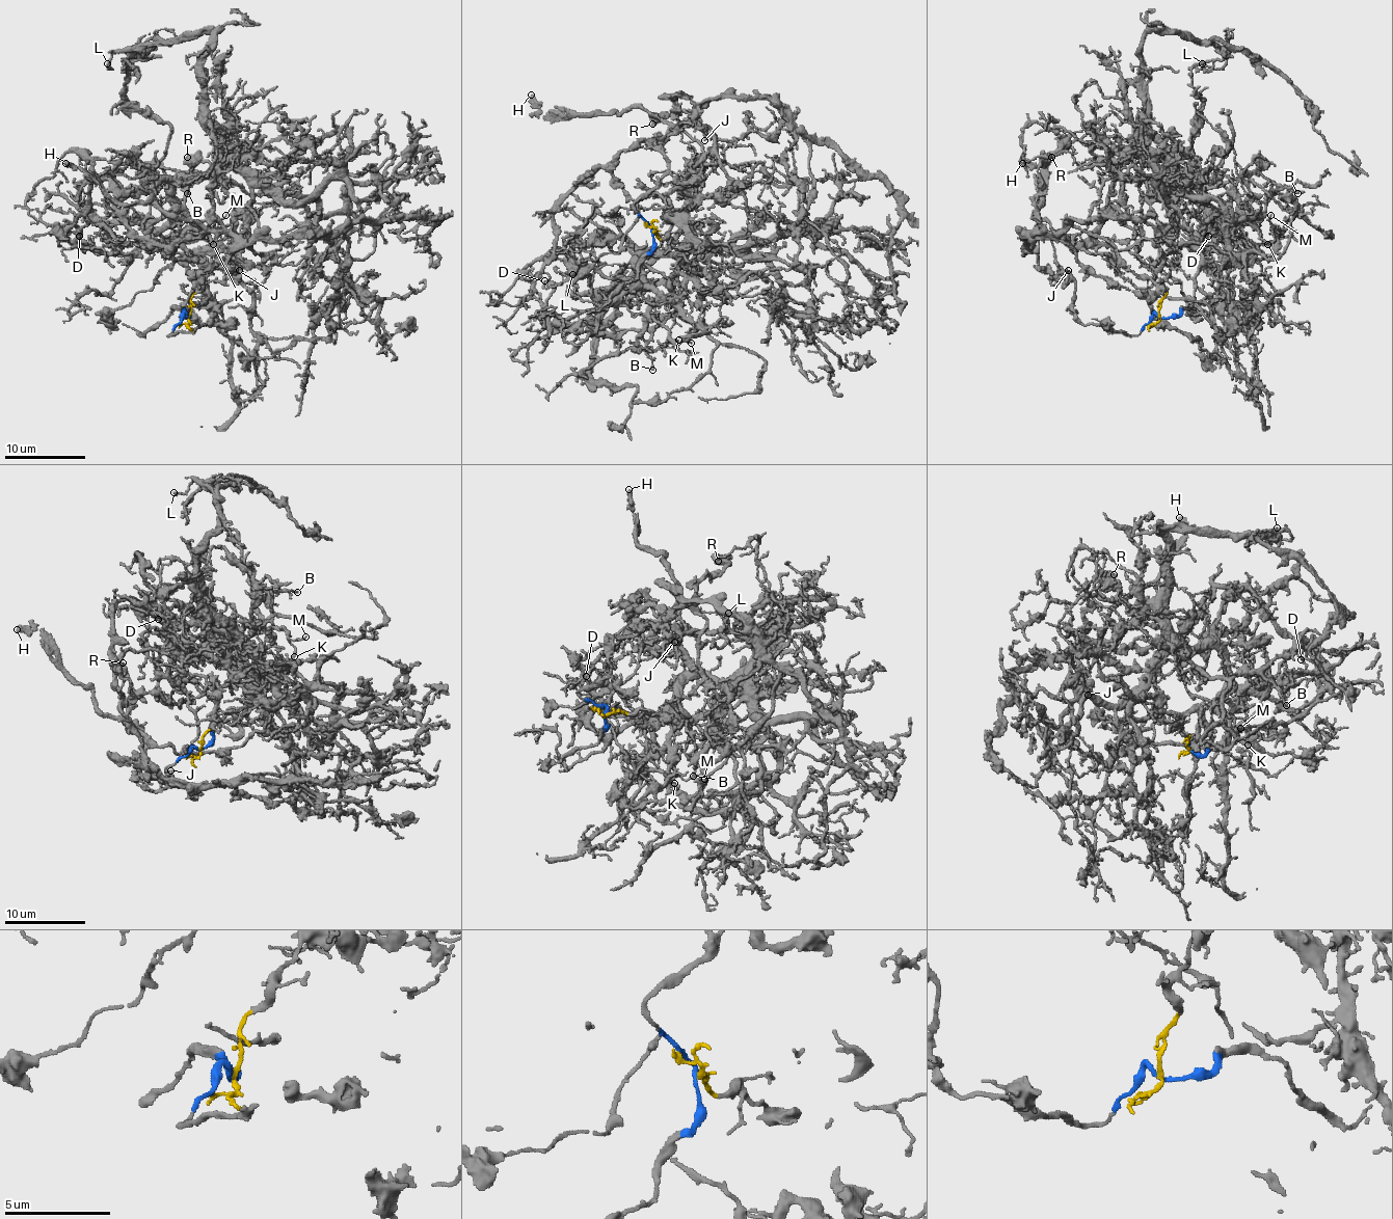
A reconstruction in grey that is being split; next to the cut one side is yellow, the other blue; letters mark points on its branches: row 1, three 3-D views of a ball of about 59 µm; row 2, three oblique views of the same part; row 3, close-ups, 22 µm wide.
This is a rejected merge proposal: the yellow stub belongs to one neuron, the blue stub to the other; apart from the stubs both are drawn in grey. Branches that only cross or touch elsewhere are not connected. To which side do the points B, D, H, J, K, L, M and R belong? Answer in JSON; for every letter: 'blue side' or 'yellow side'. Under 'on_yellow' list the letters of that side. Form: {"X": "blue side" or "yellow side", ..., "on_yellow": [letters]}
{"B": "yellow side", "D": "yellow side", "H": "blue side", "J": "blue side", "K": "yellow side", "L": "yellow side", "M": "yellow side", "R": "blue side", "on_yellow": ["B", "D", "K", "L", "M"]}

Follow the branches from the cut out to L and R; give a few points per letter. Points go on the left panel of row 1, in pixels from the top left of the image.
L: (188, 317), (250, 202), (250, 172), (208, 114), (203, 50), (218, 31), (117, 50), (107, 63)
R: (186, 317), (168, 335), (203, 323), (186, 299), (222, 228), (210, 164), (186, 156)

